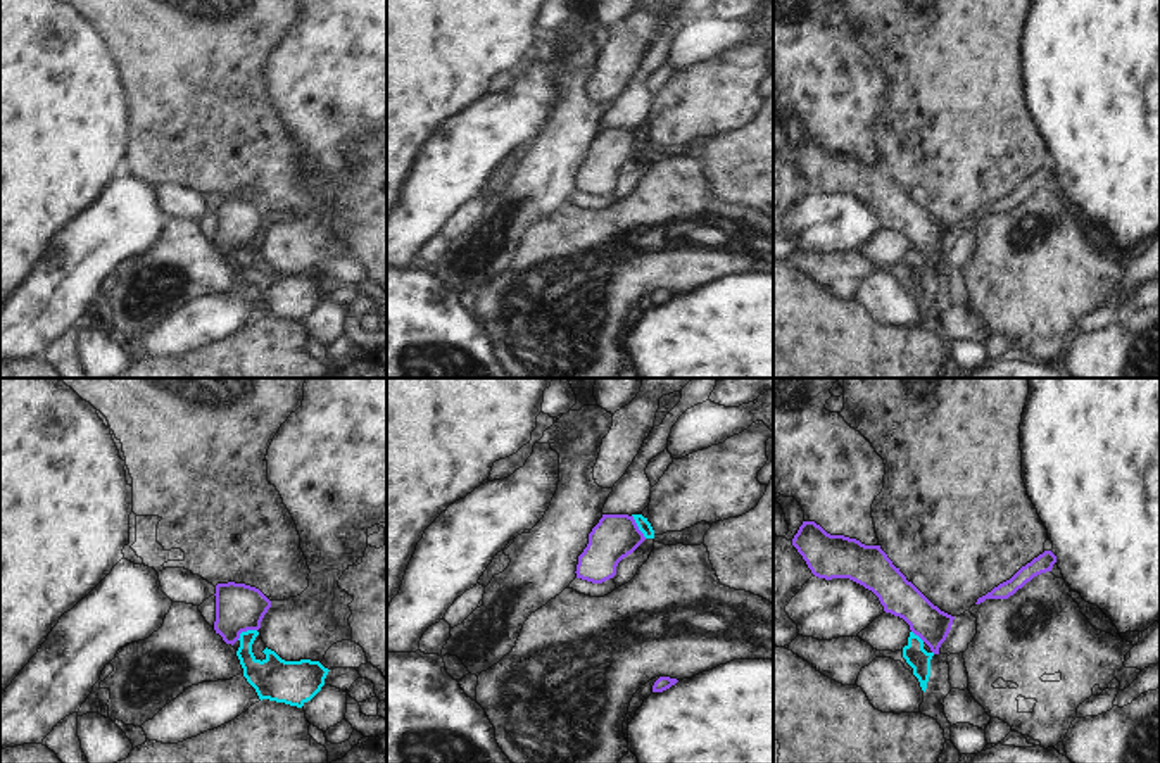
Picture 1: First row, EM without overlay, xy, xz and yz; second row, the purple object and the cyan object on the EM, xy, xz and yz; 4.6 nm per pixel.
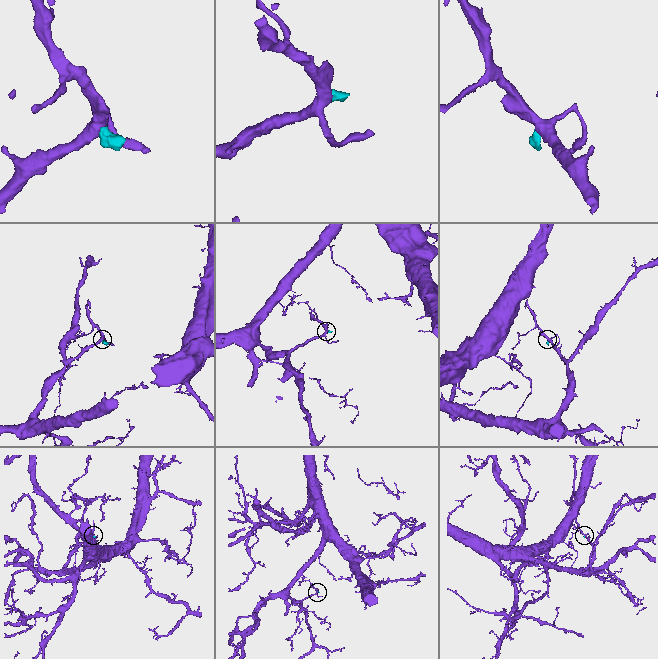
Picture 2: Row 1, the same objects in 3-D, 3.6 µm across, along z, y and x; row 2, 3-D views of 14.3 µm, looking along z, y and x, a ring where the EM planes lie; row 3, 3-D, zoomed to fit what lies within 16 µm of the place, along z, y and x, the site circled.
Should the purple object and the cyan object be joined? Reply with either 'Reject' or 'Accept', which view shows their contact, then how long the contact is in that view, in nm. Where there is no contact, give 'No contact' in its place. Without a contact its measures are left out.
Reject. Touches purple in xy. Shared border 110 nm

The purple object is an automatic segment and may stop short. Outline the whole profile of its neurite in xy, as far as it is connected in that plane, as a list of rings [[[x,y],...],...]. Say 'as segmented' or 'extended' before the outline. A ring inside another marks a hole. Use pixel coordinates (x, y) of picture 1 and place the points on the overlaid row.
as segmented; [[[245,583],[216,585],[214,630],[226,644],[235,644],[242,632],[259,630],[271,601],[255,587]]]

